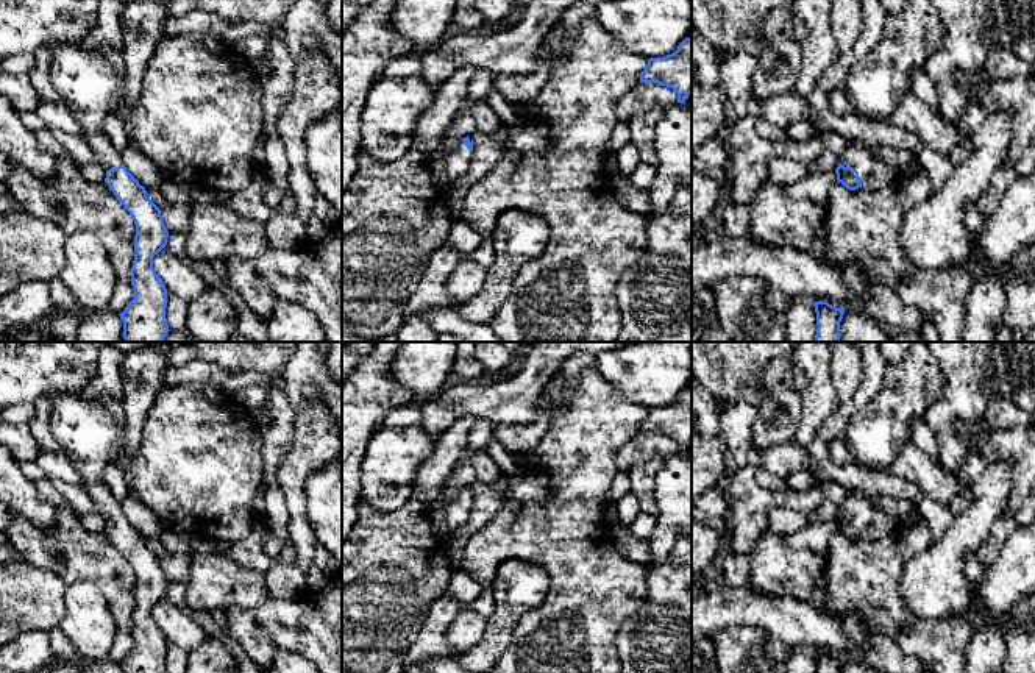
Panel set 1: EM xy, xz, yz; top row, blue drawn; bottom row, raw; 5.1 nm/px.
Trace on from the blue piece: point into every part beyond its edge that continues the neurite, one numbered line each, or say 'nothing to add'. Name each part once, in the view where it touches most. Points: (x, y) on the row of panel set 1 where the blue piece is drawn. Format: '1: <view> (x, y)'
1: yz (860, 158)

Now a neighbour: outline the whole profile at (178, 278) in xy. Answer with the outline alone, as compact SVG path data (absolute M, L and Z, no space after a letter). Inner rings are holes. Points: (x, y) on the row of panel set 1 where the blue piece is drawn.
M162 248L153 256L153 269L162 280L167 294L187 303L198 298L208 287L203 278L169 248Z

